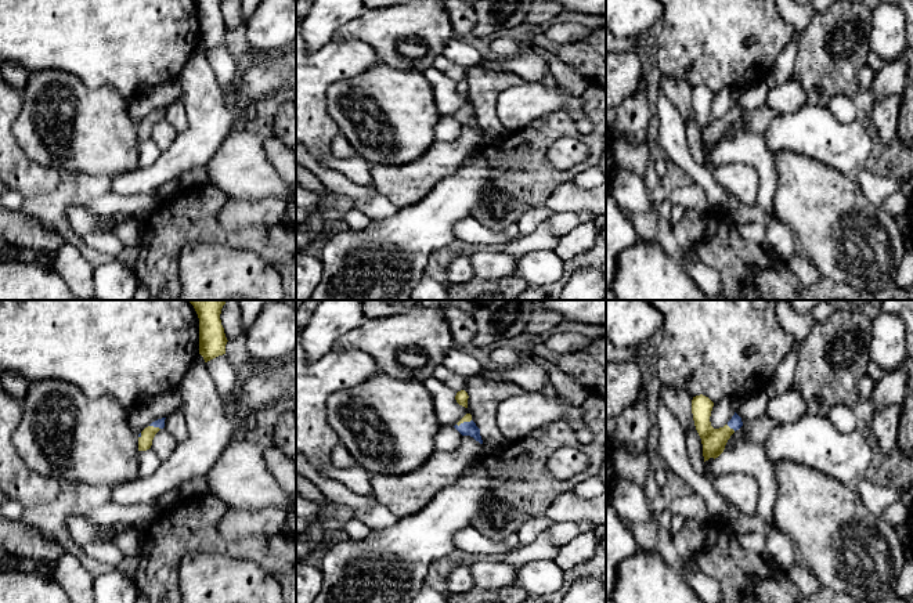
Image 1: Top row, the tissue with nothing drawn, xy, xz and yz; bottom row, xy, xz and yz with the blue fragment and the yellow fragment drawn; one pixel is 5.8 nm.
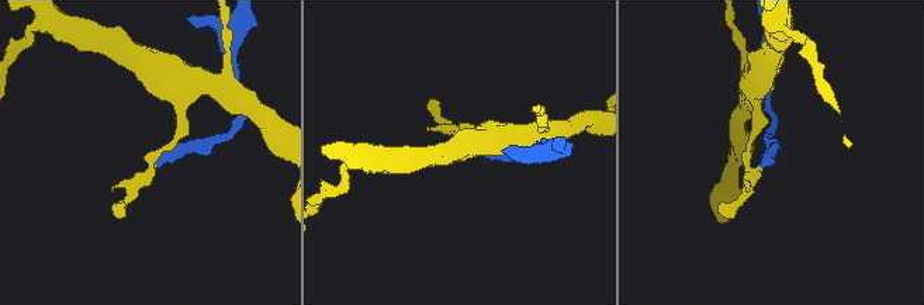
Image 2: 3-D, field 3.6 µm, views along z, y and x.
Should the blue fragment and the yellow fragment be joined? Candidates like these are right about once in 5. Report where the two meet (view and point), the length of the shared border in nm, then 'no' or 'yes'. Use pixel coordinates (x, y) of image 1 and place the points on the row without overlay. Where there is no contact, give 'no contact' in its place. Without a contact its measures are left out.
yz (731, 118) | 70 nm | yes

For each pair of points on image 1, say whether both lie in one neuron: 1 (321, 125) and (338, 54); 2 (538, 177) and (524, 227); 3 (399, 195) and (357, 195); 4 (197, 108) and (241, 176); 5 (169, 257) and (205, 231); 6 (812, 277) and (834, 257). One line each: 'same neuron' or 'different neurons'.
1: same neuron
2: different neurons
3: different neurons
4: different neurons
5: same neuron
6: different neurons

